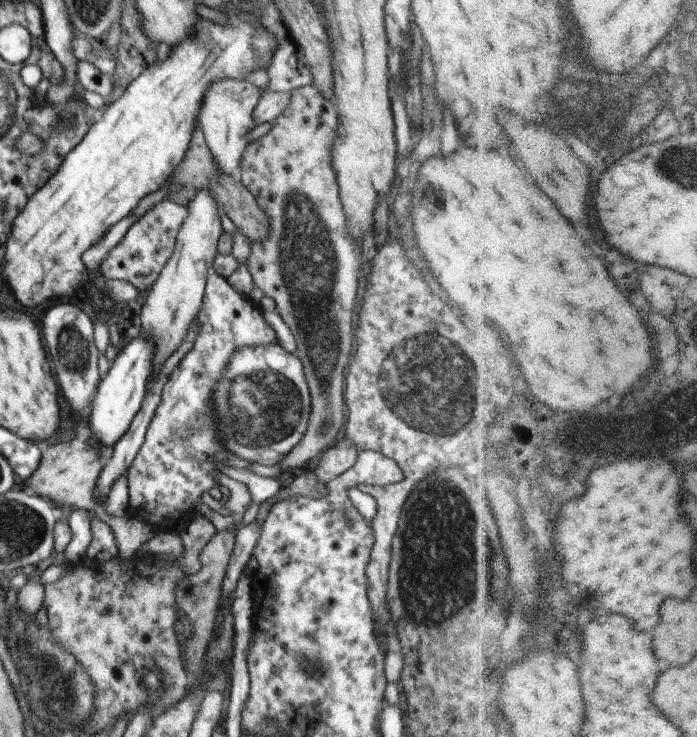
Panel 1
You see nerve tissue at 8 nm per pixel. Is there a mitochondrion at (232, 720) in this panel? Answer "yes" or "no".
no

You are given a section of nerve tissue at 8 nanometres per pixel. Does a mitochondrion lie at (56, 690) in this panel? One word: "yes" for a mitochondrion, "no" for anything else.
yes

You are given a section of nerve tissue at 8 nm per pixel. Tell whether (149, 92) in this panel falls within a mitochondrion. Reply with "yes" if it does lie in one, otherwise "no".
no

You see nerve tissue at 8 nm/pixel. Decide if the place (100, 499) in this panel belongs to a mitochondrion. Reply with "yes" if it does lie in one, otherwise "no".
no

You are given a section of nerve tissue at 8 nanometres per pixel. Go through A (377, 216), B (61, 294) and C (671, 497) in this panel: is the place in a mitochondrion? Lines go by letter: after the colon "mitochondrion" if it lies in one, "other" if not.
A: other
B: other
C: other

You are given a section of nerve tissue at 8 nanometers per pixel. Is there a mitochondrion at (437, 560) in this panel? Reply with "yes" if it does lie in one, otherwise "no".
yes

